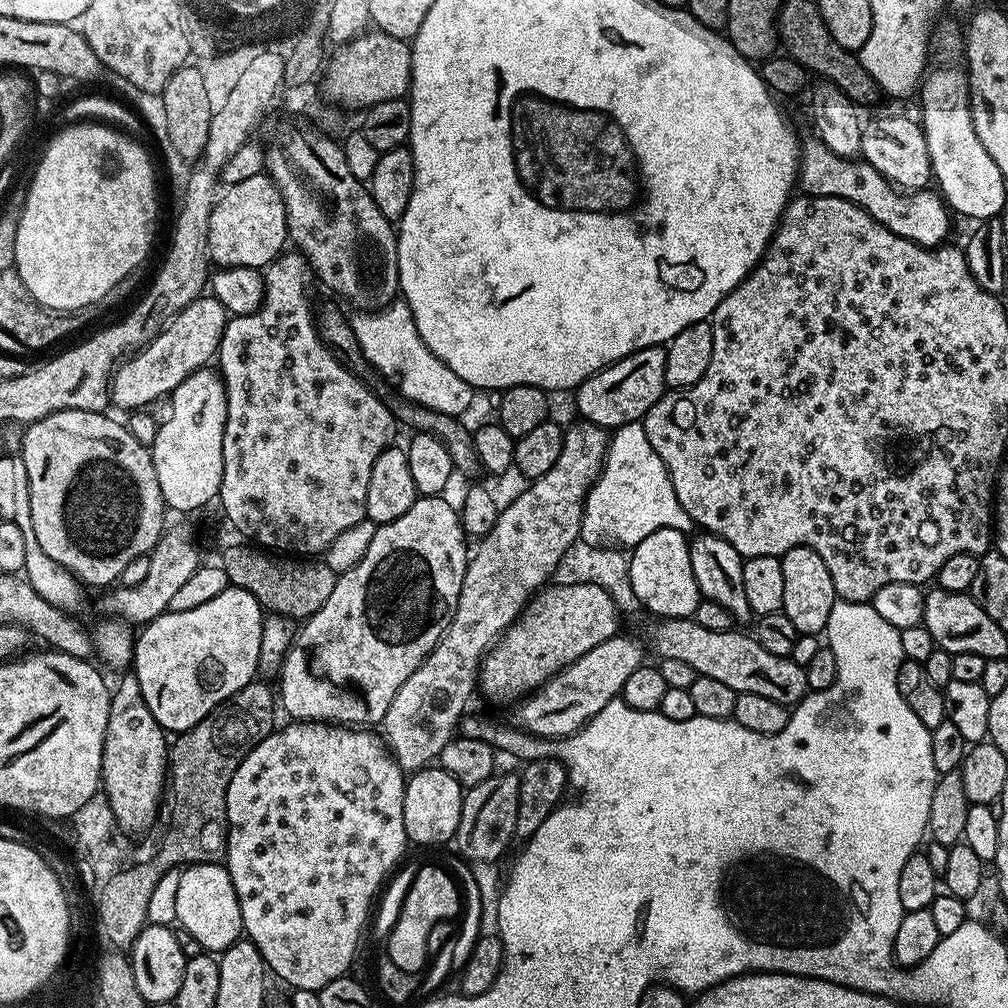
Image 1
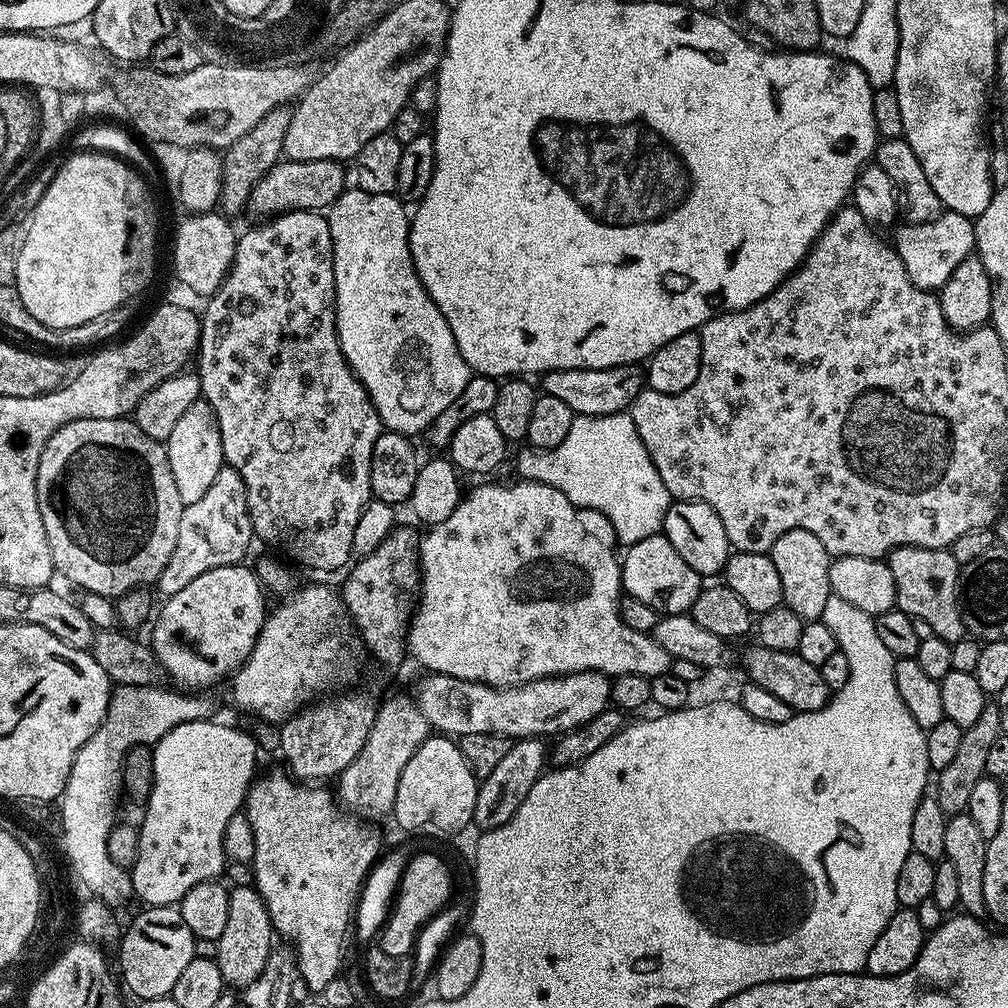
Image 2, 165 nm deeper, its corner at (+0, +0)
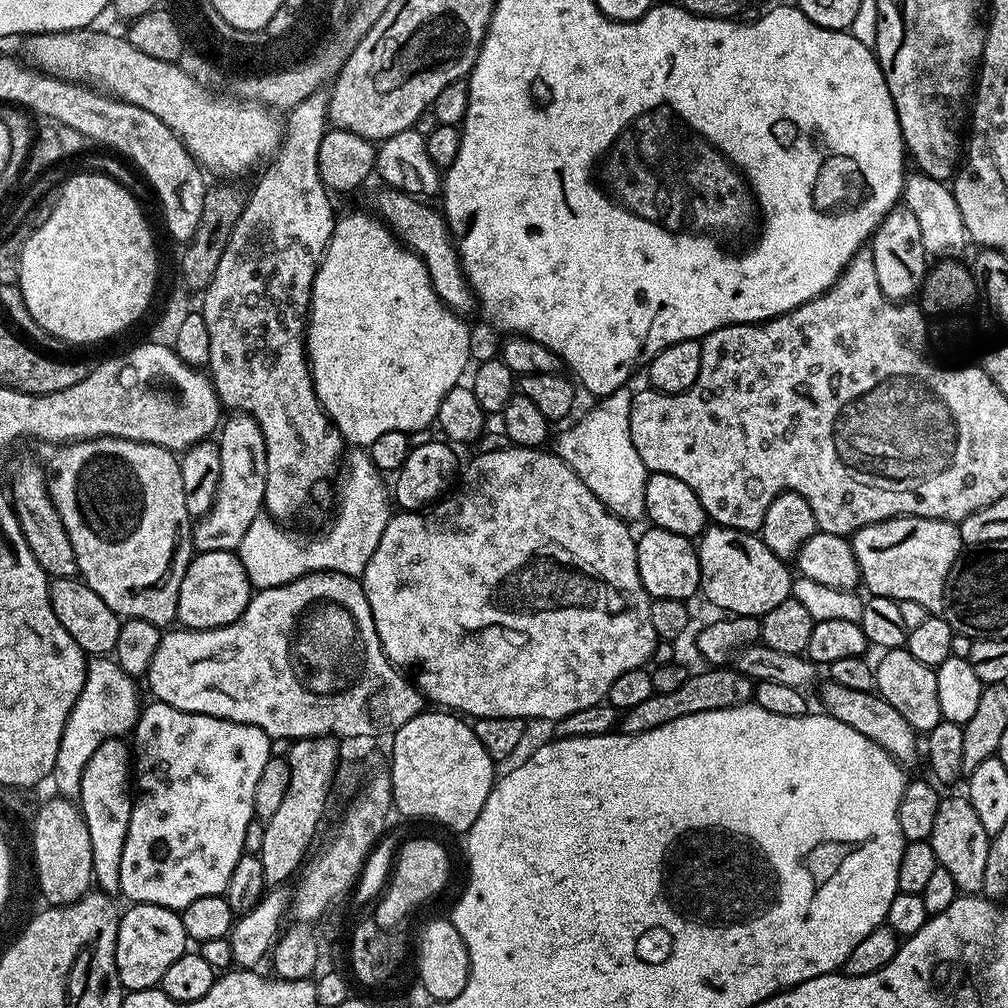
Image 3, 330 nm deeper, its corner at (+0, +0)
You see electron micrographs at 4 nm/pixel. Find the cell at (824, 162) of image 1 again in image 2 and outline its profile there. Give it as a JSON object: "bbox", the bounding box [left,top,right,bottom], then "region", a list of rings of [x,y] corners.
{"bbox":[894,210,976,292],"region":[[[944,210],[930,222],[922,222],[921,224],[905,223],[903,227],[895,229],[895,232],[897,232],[894,247],[897,254],[902,258],[902,266],[906,266],[906,272],[910,276],[910,280],[924,291],[934,292],[939,290],[945,284],[946,279],[950,278],[950,274],[954,272],[958,262],[962,262],[967,256],[973,255],[976,246],[975,223],[969,217],[957,212]]]}

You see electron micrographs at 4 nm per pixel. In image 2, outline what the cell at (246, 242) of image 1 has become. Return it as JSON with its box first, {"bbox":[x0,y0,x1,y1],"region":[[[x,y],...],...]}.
{"bbox":[247,159,346,218],"region":[[[281,159],[254,186],[247,207],[256,211],[260,218],[293,210],[327,210],[346,191],[344,168],[339,160]]]}

